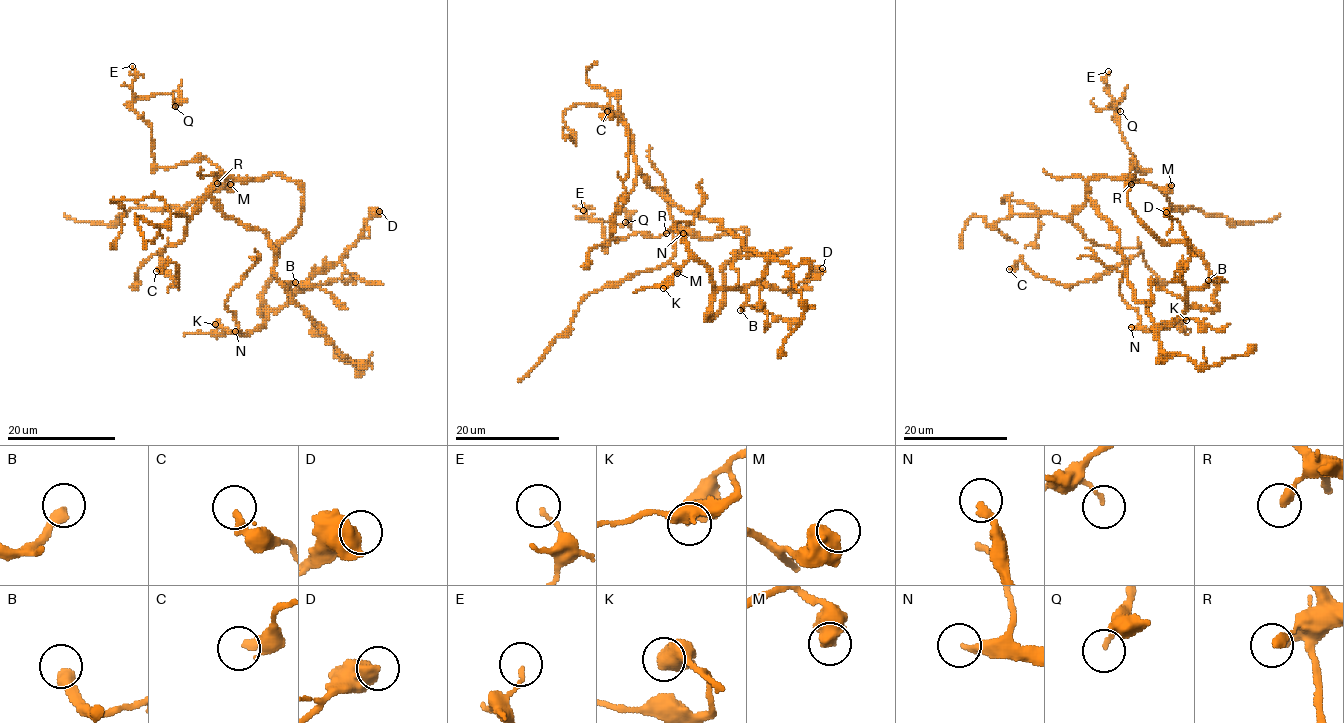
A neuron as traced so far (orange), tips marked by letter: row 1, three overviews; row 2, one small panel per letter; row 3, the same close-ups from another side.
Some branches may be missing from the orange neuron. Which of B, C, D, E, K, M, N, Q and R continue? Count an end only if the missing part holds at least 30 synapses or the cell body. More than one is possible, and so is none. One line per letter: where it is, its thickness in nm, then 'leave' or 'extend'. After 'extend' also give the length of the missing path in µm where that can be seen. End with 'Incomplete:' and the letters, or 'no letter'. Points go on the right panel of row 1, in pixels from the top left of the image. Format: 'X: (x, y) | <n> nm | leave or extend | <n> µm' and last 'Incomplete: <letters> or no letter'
B: (1208, 280) | 440 nm | extend | 45 µm
C: (1009, 269) | 320 nm | leave
D: (1166, 212) | 700 nm | leave
E: (1108, 71) | 120 nm | leave
K: (1186, 320) | 500 nm | leave
M: (1171, 185) | 750 nm | leave
N: (1131, 327) | 240 nm | extend | 100 µm
Q: (1120, 111) | 120 nm | leave
R: (1131, 184) | 320 nm | leave
Incomplete: B, N

